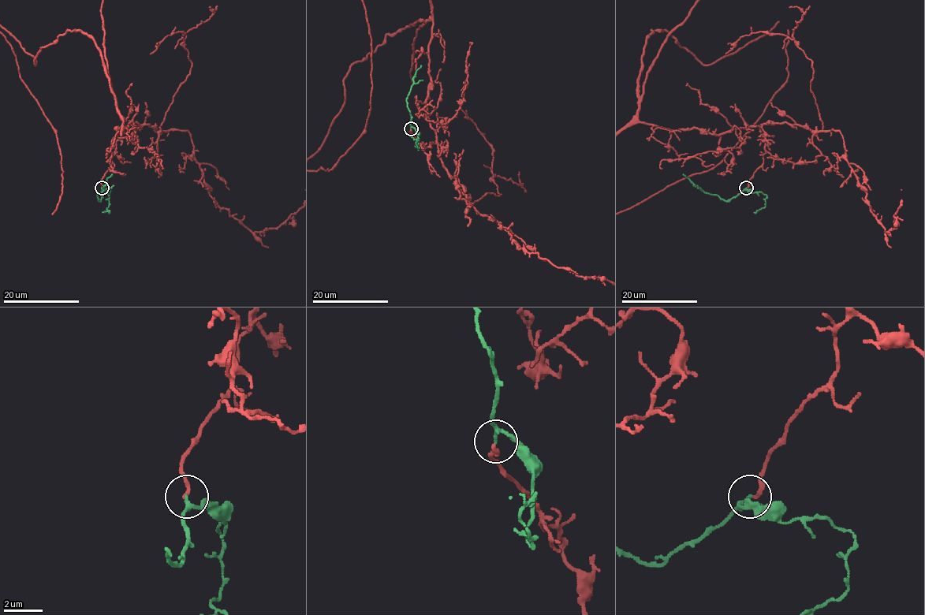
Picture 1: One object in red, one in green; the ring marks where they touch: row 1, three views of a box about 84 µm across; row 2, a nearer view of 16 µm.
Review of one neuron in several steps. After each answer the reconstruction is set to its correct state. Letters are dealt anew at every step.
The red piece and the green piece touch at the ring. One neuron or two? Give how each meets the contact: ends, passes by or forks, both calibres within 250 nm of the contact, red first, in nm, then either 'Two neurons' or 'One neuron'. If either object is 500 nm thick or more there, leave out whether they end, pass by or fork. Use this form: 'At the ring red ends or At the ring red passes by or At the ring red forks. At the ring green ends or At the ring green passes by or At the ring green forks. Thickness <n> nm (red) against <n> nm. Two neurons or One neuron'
At the ring red ends. At the ring green passes by. Thickness 200 nm (red) against 170 nm. One neuron

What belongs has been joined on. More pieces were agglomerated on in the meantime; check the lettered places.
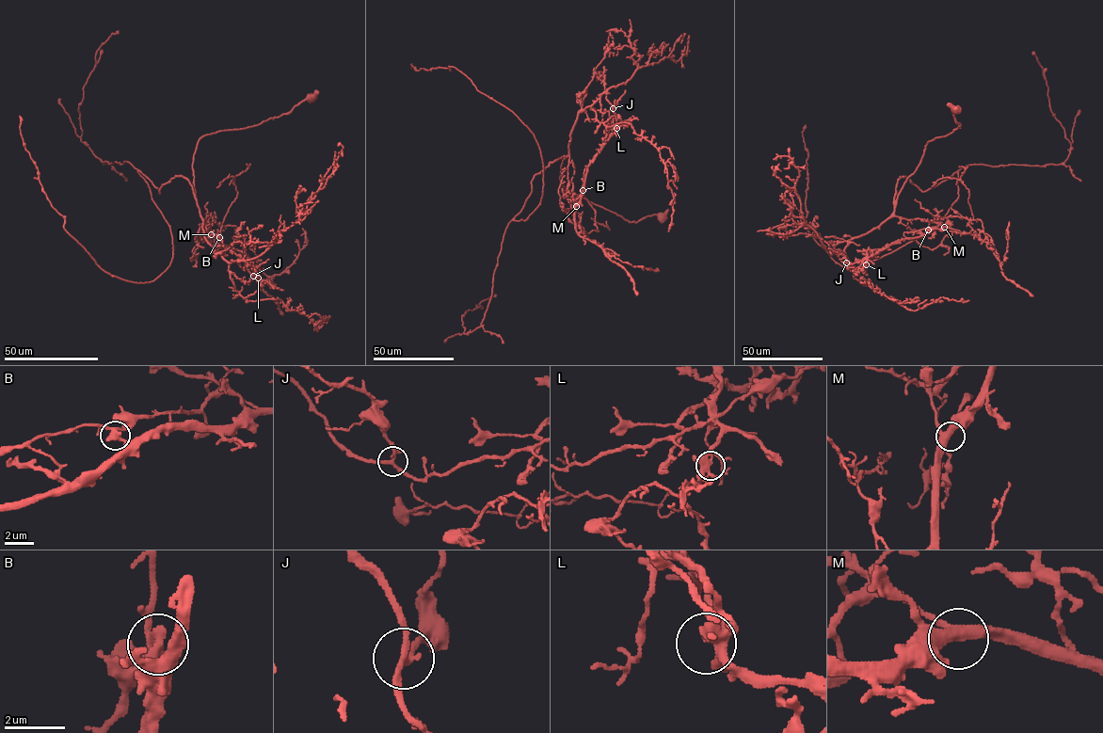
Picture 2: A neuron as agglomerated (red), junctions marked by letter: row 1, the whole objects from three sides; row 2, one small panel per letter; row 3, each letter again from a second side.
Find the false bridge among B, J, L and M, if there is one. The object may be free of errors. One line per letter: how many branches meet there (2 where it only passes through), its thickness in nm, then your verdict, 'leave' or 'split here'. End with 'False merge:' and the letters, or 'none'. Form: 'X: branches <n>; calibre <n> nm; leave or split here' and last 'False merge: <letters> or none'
B: branches 3; calibre 240 nm; split here
J: branches 3; calibre 200 nm; leave
L: branches 4; calibre 280 nm; leave
M: branches 3; calibre 400 nm; leave
False merge: B

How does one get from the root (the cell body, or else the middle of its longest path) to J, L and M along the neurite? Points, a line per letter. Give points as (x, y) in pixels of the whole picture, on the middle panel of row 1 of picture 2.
J: (661, 217), (628, 221), (560, 183), (577, 115), (604, 92), (613, 108)
L: (661, 217), (628, 221), (560, 183), (577, 115), (603, 93), (616, 117), (616, 128)
M: (661, 217), (653, 215), (636, 222), (628, 221), (567, 189), (560, 179), (567, 156), (567, 199), (576, 206)

